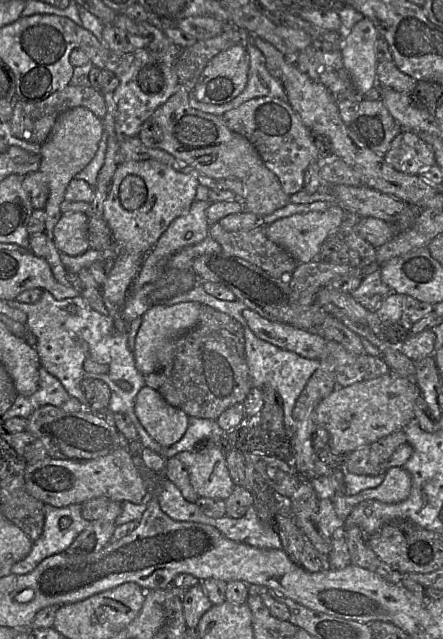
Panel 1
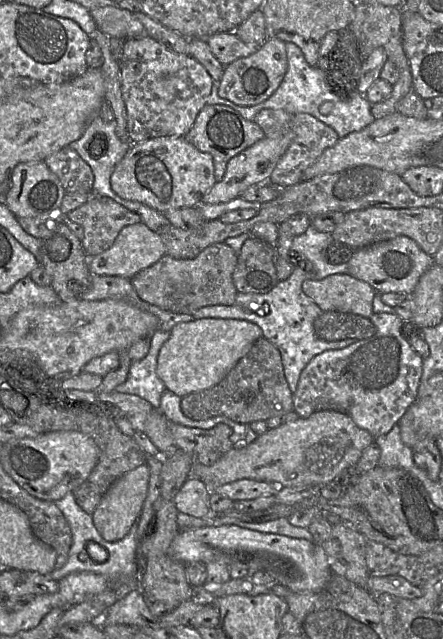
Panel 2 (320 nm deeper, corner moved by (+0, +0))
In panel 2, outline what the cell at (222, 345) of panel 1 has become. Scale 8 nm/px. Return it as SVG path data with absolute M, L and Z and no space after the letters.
M264 337L259 338L221 382L207 390L181 397L181 410L193 420L225 416L247 425L294 411L293 393L284 375L280 351Z

